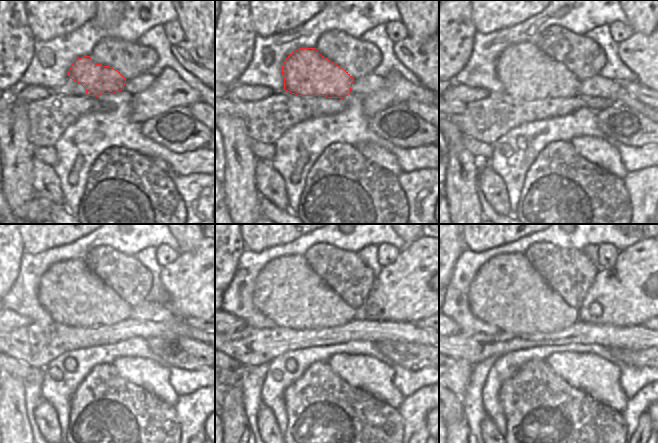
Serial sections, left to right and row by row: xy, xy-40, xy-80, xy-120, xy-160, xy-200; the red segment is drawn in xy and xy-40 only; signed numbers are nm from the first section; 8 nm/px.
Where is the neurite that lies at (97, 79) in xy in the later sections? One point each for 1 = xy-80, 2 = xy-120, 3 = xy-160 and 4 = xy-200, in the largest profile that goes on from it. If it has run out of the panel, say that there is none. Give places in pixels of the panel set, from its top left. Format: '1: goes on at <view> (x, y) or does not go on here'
1: goes on at xy-80 (526, 73)
2: goes on at xy-120 (72, 295)
3: goes on at xy-160 (287, 291)
4: goes on at xy-200 (507, 292)

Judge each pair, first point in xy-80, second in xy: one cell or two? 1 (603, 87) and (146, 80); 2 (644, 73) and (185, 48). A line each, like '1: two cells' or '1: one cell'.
1: one cell
2: one cell

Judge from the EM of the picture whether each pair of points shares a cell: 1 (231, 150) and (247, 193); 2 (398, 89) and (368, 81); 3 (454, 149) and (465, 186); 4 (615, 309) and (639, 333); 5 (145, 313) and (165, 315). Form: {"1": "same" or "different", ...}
{"1": "same", "2": "different", "3": "same", "4": "different", "5": "same"}

